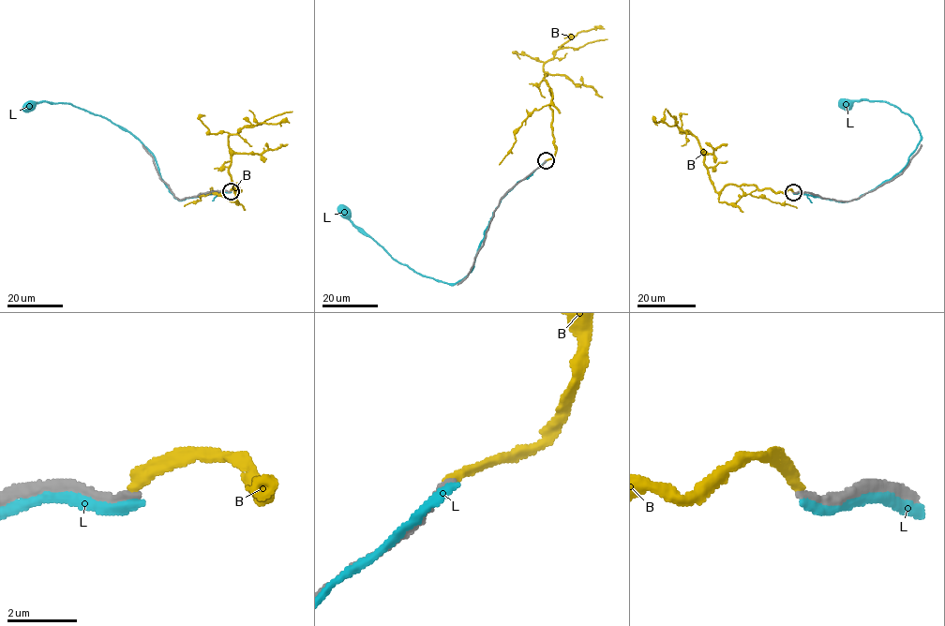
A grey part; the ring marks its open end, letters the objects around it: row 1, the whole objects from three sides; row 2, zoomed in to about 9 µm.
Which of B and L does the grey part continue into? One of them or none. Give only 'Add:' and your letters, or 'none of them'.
Add: none of them

